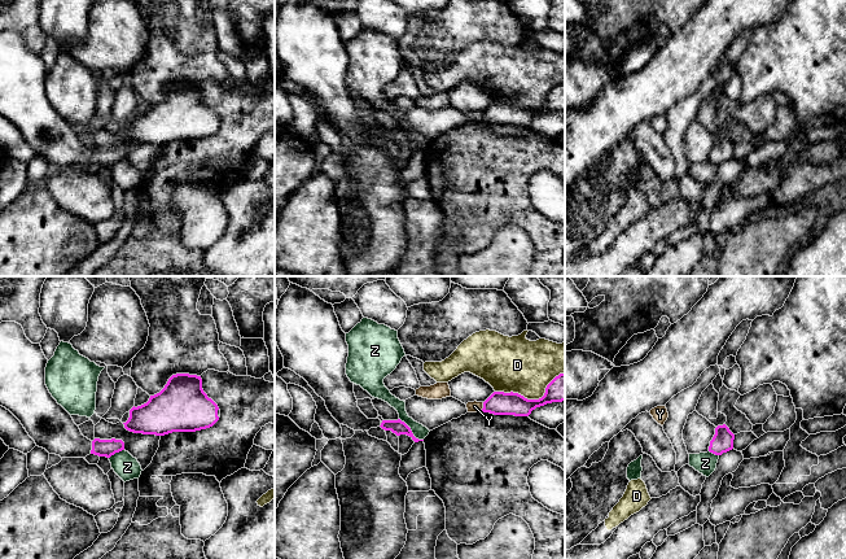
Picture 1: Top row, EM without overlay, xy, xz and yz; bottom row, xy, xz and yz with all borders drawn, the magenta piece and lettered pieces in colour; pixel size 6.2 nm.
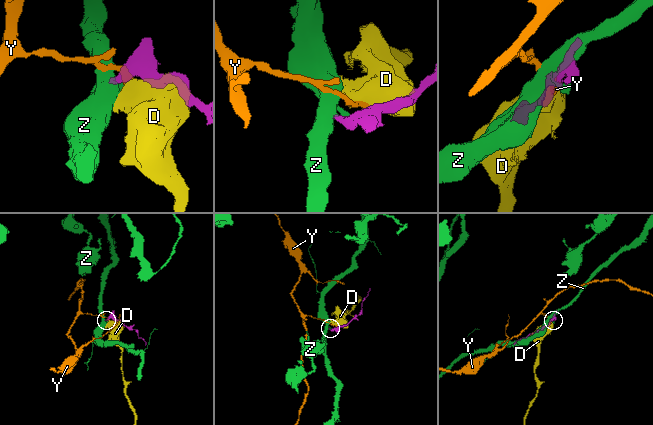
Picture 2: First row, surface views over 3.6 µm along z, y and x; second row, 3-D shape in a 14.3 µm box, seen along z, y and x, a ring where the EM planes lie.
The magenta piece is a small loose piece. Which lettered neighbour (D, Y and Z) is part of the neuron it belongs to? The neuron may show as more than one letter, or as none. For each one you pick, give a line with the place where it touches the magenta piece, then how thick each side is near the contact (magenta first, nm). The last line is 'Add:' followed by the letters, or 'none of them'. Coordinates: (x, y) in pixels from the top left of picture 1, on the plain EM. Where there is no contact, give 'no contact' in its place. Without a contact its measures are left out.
Add: none of them

